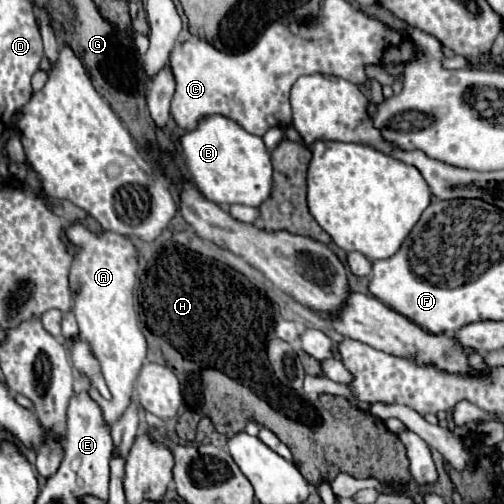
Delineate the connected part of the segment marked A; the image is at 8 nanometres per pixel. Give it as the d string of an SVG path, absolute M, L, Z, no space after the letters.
M81 223L67 229L67 239L81 247L79 253L73 257L71 265L71 285L79 287L75 299L75 315L77 315L77 339L89 343L93 355L101 365L101 375L107 381L111 391L111 399L103 399L101 393L87 385L89 397L101 407L105 423L111 427L129 407L129 399L133 395L133 383L139 375L139 369L147 355L147 343L143 333L137 327L139 315L133 303L133 285L135 285L135 271L137 271L137 249L135 245L117 233L103 231L95 235L87 231Z

